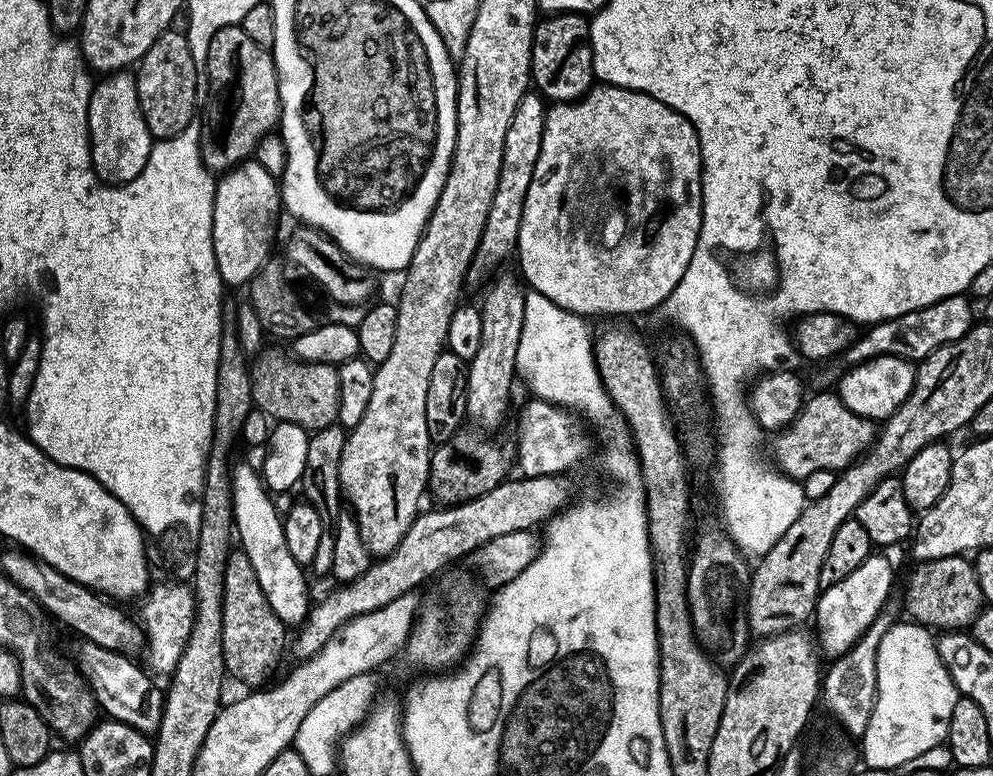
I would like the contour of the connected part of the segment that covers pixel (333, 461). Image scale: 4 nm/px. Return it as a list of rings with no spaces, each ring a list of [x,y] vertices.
[[[339,423],[331,424],[325,428],[315,429],[309,438],[309,450],[307,451],[305,472],[302,479],[304,488],[303,499],[318,510],[322,518],[324,533],[318,541],[318,550],[314,554],[310,568],[320,576],[327,577],[334,566],[334,538],[336,537],[336,521],[342,515],[342,489],[340,487],[340,463],[342,462],[342,450],[348,441],[348,432],[341,428]]]

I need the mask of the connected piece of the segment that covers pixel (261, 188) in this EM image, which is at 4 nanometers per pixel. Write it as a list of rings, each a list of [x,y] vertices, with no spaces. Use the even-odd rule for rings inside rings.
[[[247,160],[225,173],[216,183],[212,245],[221,281],[244,286],[269,259],[278,212],[282,210],[282,190],[277,177],[255,160]]]

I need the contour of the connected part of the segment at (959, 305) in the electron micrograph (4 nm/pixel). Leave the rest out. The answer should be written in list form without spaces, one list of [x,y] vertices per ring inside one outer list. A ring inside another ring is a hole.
[[[965,295],[951,296],[941,302],[932,303],[920,311],[900,315],[898,318],[886,319],[882,323],[871,325],[864,333],[857,337],[855,343],[846,351],[827,361],[816,376],[819,389],[828,390],[835,387],[848,369],[864,364],[874,357],[896,356],[906,360],[919,362],[929,356],[934,350],[962,338],[974,326],[972,320],[971,299]]]

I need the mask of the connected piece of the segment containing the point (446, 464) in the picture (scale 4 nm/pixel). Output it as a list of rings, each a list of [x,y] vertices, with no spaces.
[[[467,430],[455,432],[444,444],[437,444],[432,449],[432,459],[428,462],[427,491],[437,500],[435,502],[437,505],[464,504],[468,500],[473,500],[494,490],[494,486],[498,486],[504,481],[509,475],[508,458],[510,462],[509,453],[507,456],[494,441],[487,440],[480,432],[467,432]]]

